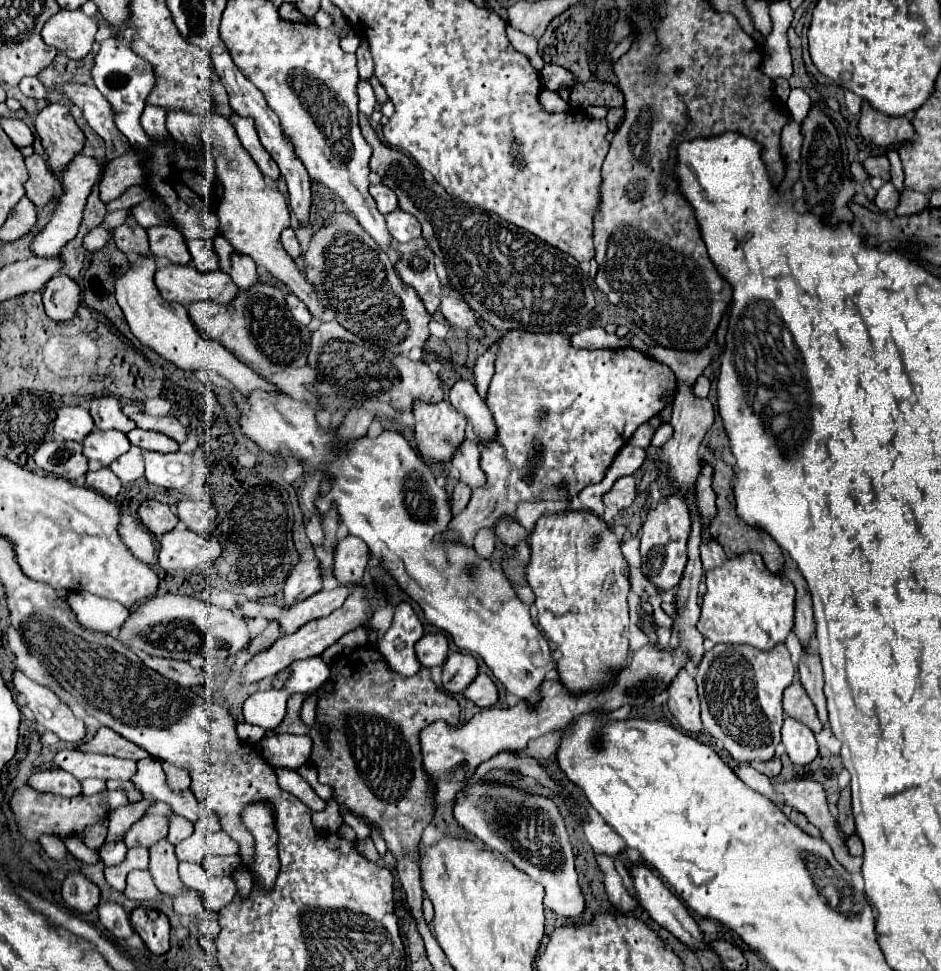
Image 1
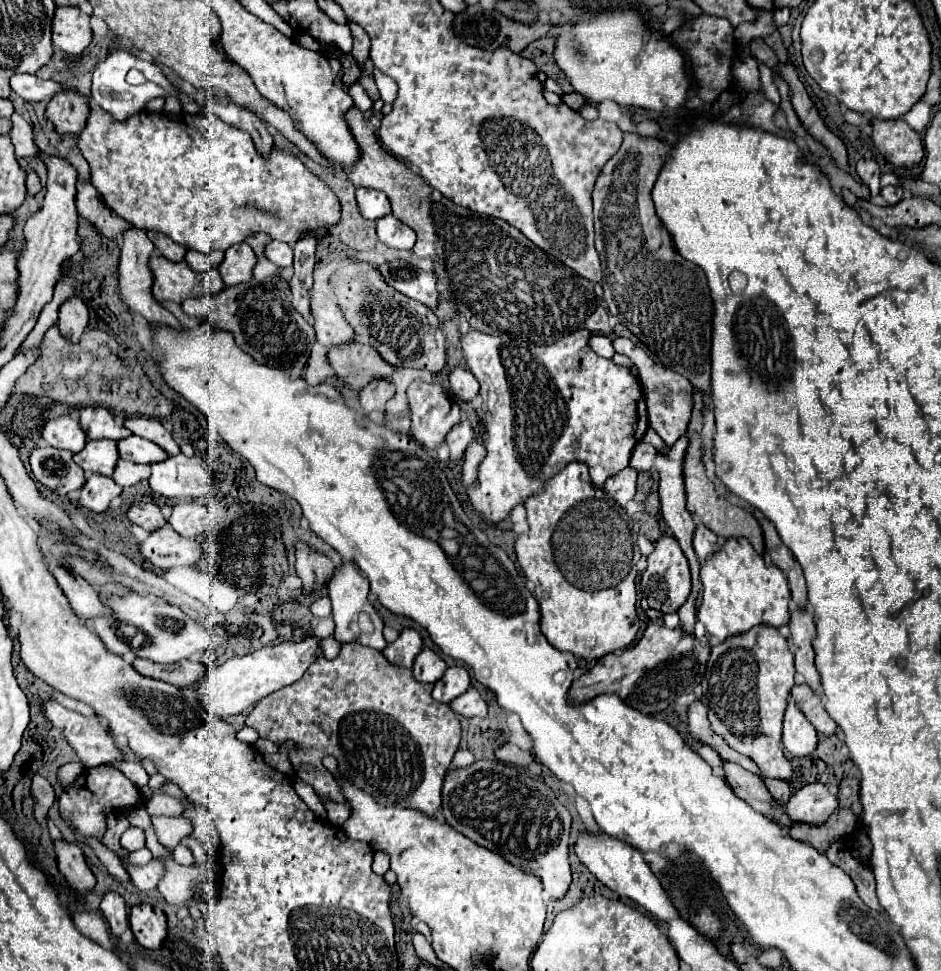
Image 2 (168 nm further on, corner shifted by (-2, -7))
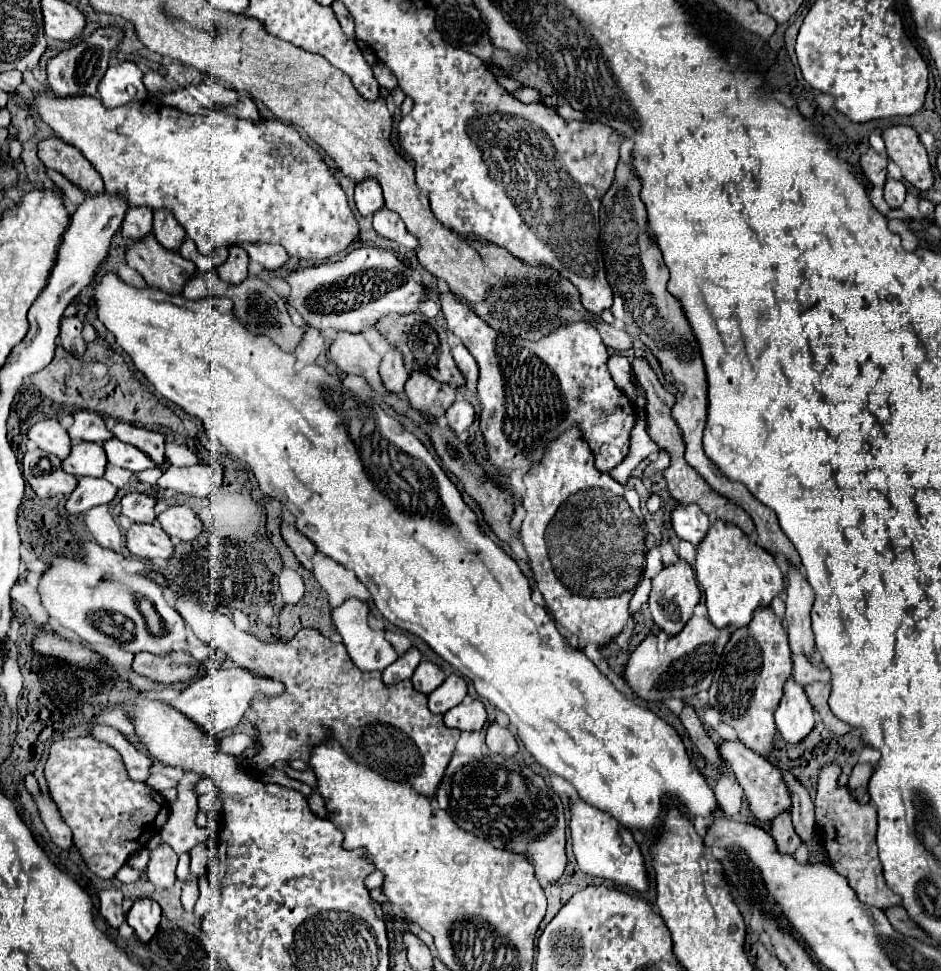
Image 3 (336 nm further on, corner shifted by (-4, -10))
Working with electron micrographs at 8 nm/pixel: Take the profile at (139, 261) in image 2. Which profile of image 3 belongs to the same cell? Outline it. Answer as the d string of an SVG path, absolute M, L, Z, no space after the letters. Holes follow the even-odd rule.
M129 208L121 224L121 234L129 242L139 240L151 232L151 222L153 222L153 212L149 208Z

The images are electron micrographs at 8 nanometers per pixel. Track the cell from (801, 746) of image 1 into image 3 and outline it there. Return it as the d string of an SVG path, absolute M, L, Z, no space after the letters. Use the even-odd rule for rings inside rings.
M793 678L785 682L783 698L775 710L775 724L783 740L791 744L801 742L813 730L813 706L805 696L803 686L799 686Z

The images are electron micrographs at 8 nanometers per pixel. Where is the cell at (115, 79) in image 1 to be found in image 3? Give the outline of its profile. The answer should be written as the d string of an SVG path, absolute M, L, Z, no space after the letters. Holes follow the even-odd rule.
M121 62L107 68L107 74L99 82L99 98L107 108L123 106L131 100L145 100L147 90L143 86L143 72L133 62ZM127 86L135 86L135 96L129 96Z

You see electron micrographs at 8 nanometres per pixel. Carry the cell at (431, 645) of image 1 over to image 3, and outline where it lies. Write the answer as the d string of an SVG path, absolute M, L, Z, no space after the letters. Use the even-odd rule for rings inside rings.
M421 662L411 678L415 690L423 694L431 694L435 688L439 688L445 682L445 674L441 668L437 668L433 662Z

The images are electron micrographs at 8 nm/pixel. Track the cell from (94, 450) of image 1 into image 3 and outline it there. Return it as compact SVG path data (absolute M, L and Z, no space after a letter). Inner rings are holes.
M81 442L81 444L73 444L69 456L61 462L61 468L67 474L73 474L77 478L85 476L81 472L89 472L89 476L99 478L105 474L105 466L107 466L107 456L105 452L101 452L101 444L93 444L93 442Z

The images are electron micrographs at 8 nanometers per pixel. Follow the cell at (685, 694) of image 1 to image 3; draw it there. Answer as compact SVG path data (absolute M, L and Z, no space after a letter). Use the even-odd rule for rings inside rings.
M725 742L723 748L721 748L721 754L731 764L731 768L733 768L735 776L737 776L737 782L745 790L745 798L747 798L747 802L751 806L751 812L761 822L771 824L781 812L791 812L791 790L789 790L787 782L783 780L783 774L779 772L779 768L771 766L759 754L747 750L741 742Z

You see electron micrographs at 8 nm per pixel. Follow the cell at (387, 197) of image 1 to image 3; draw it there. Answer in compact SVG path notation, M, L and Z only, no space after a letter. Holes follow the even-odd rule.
M365 178L363 182L357 182L353 198L361 216L371 216L377 210L381 210L381 206L385 206L381 186L375 178Z

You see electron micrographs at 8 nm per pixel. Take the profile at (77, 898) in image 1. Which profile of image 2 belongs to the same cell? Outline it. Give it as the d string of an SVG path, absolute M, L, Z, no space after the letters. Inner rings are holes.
M57 841L55 853L57 853L59 871L65 875L67 885L71 887L71 891L77 897L83 897L87 891L91 891L95 887L95 875L87 867L79 845L67 843L67 841Z

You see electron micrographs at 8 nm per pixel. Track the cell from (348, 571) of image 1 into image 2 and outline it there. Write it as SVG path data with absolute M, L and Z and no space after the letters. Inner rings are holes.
M345 561L341 567L335 569L331 581L329 581L329 597L333 603L333 619L337 623L335 627L335 639L343 643L361 643L365 647L373 647L377 651L383 651L387 641L383 637L383 621L369 603L369 581L355 569L353 561Z

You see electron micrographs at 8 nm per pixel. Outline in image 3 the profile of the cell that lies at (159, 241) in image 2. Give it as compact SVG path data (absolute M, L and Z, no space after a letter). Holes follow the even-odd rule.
M167 208L153 210L153 232L155 238L169 250L179 250L181 240L185 238L183 226L175 220L171 210Z

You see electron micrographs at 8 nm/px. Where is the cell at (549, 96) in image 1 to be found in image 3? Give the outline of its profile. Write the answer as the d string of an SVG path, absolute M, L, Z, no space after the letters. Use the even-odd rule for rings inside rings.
M519 88L519 90L513 90L511 96L517 98L517 100L521 100L521 102L541 102L539 92L533 90L533 88Z

